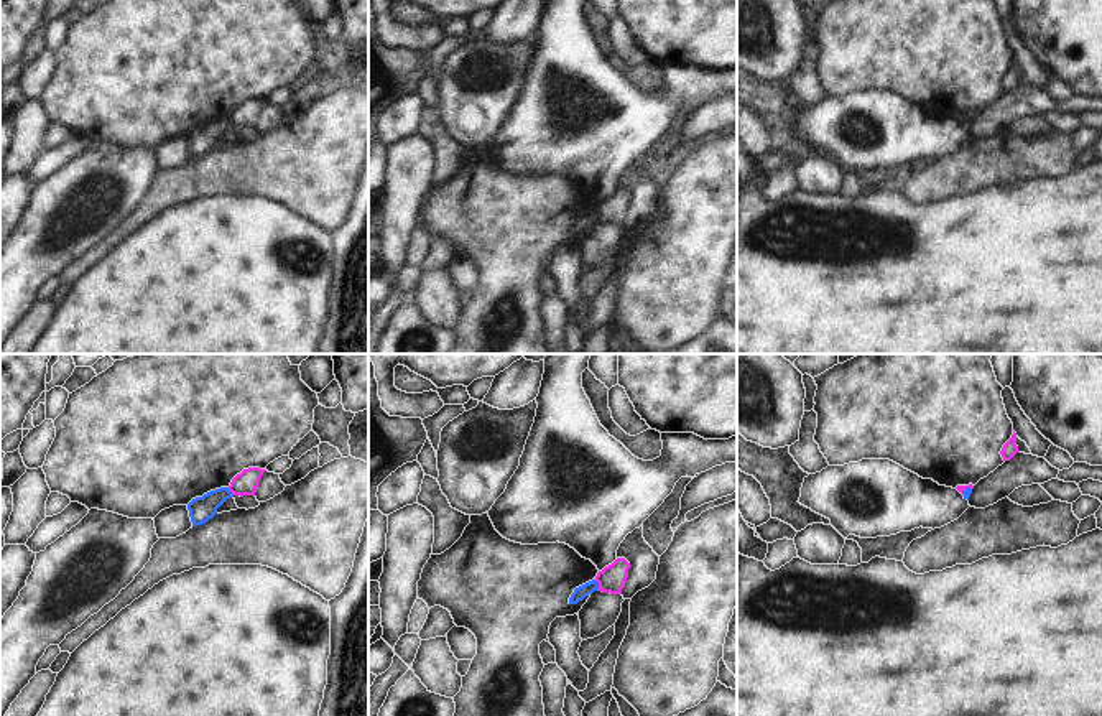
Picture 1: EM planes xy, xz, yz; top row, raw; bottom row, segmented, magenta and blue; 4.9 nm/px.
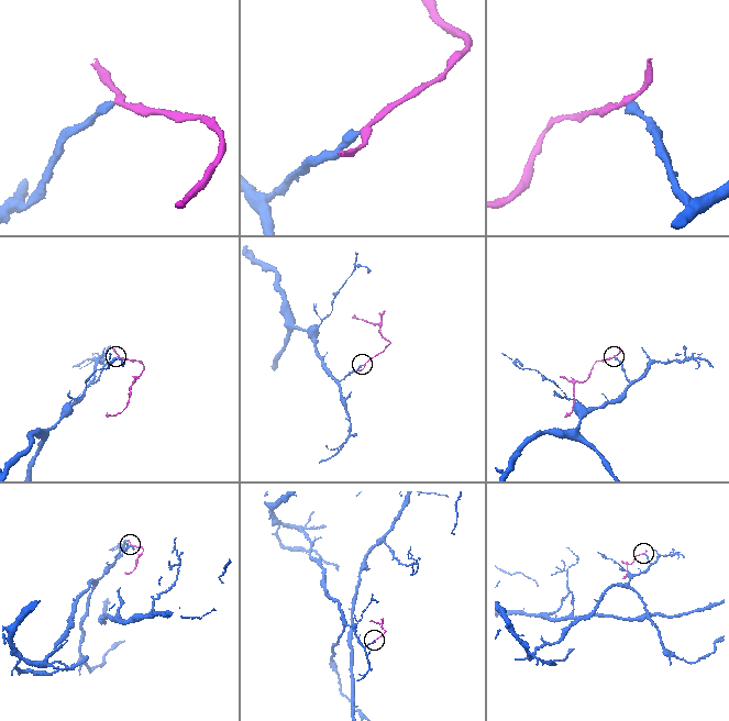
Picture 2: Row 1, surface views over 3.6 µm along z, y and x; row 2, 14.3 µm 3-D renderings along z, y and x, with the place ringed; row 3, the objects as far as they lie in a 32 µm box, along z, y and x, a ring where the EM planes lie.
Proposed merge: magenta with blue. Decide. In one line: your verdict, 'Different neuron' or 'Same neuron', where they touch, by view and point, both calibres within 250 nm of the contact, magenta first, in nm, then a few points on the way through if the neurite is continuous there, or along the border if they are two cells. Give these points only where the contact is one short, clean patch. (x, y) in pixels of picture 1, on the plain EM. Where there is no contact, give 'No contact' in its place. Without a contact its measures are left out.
Different neuron. Touches magenta at xz (599, 216). Thickness 130 nm (magenta) against 70 nm. Boundary: xz (594, 211), (597, 221)

